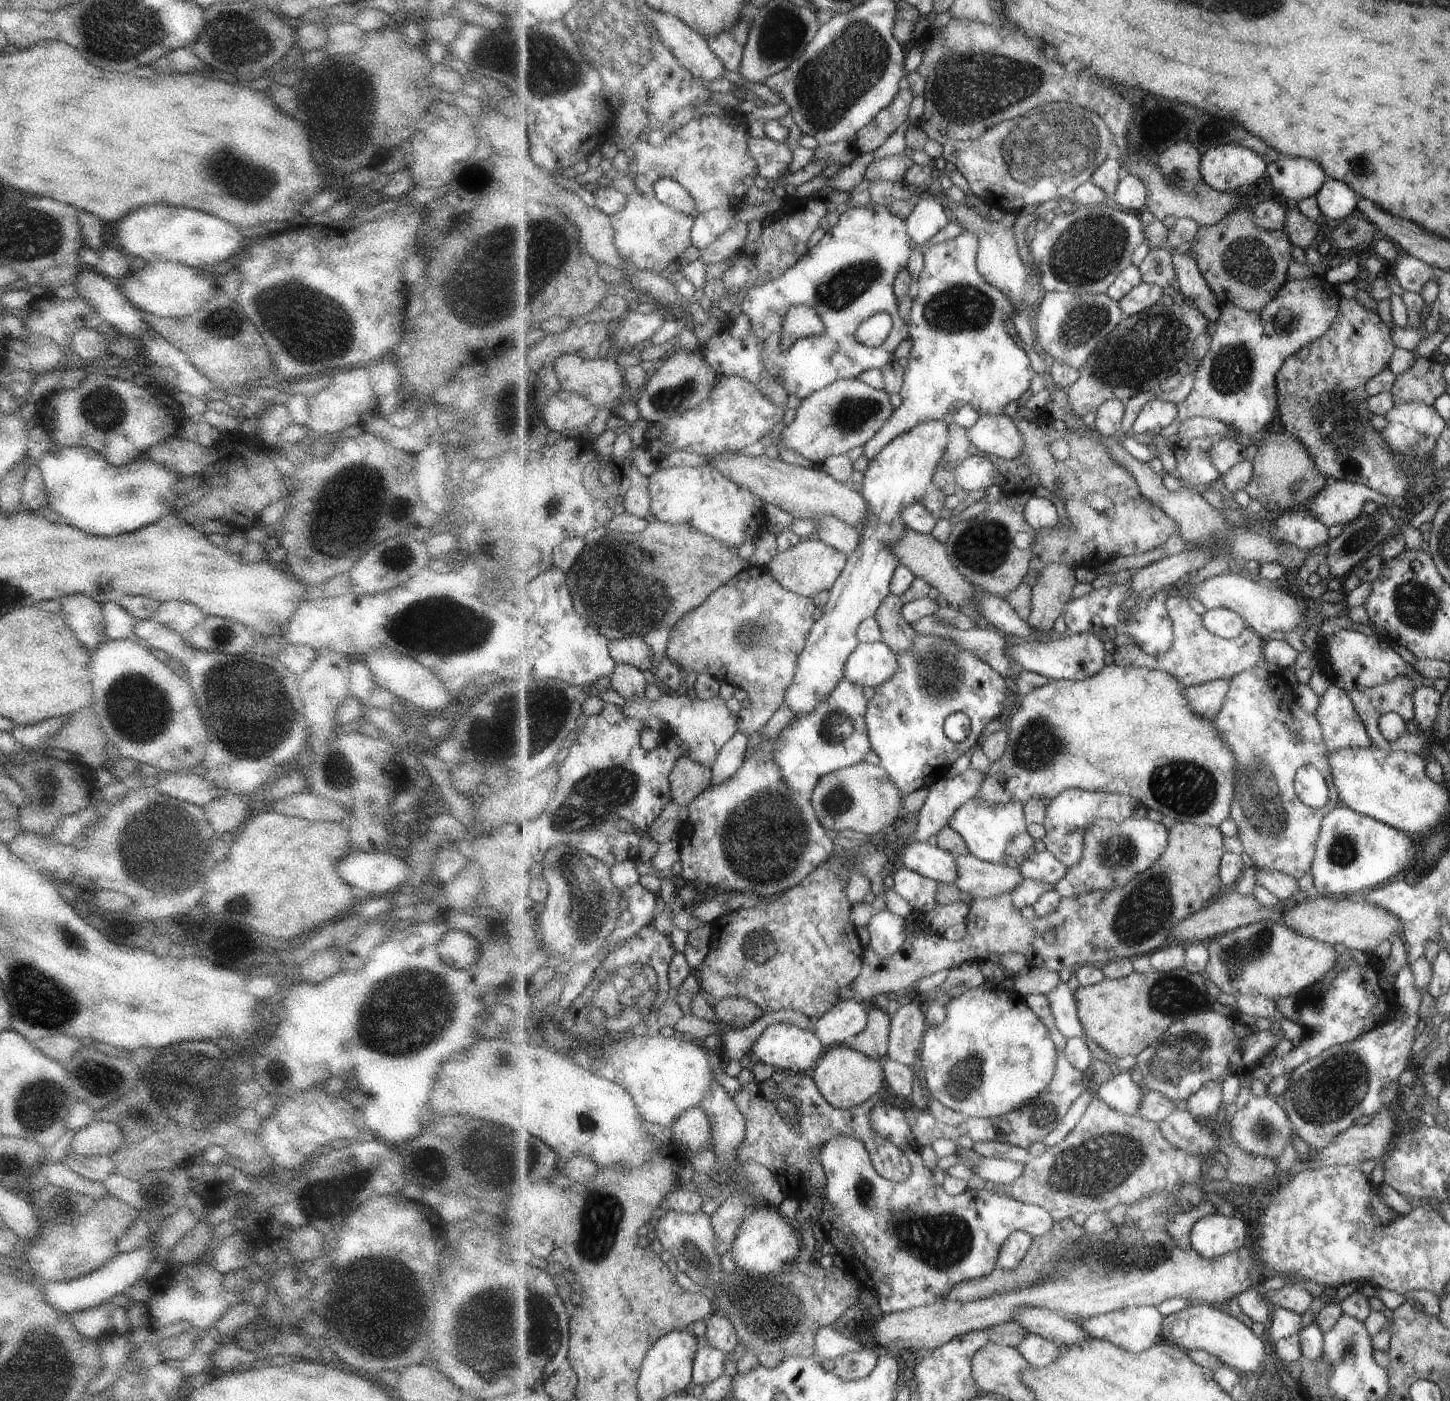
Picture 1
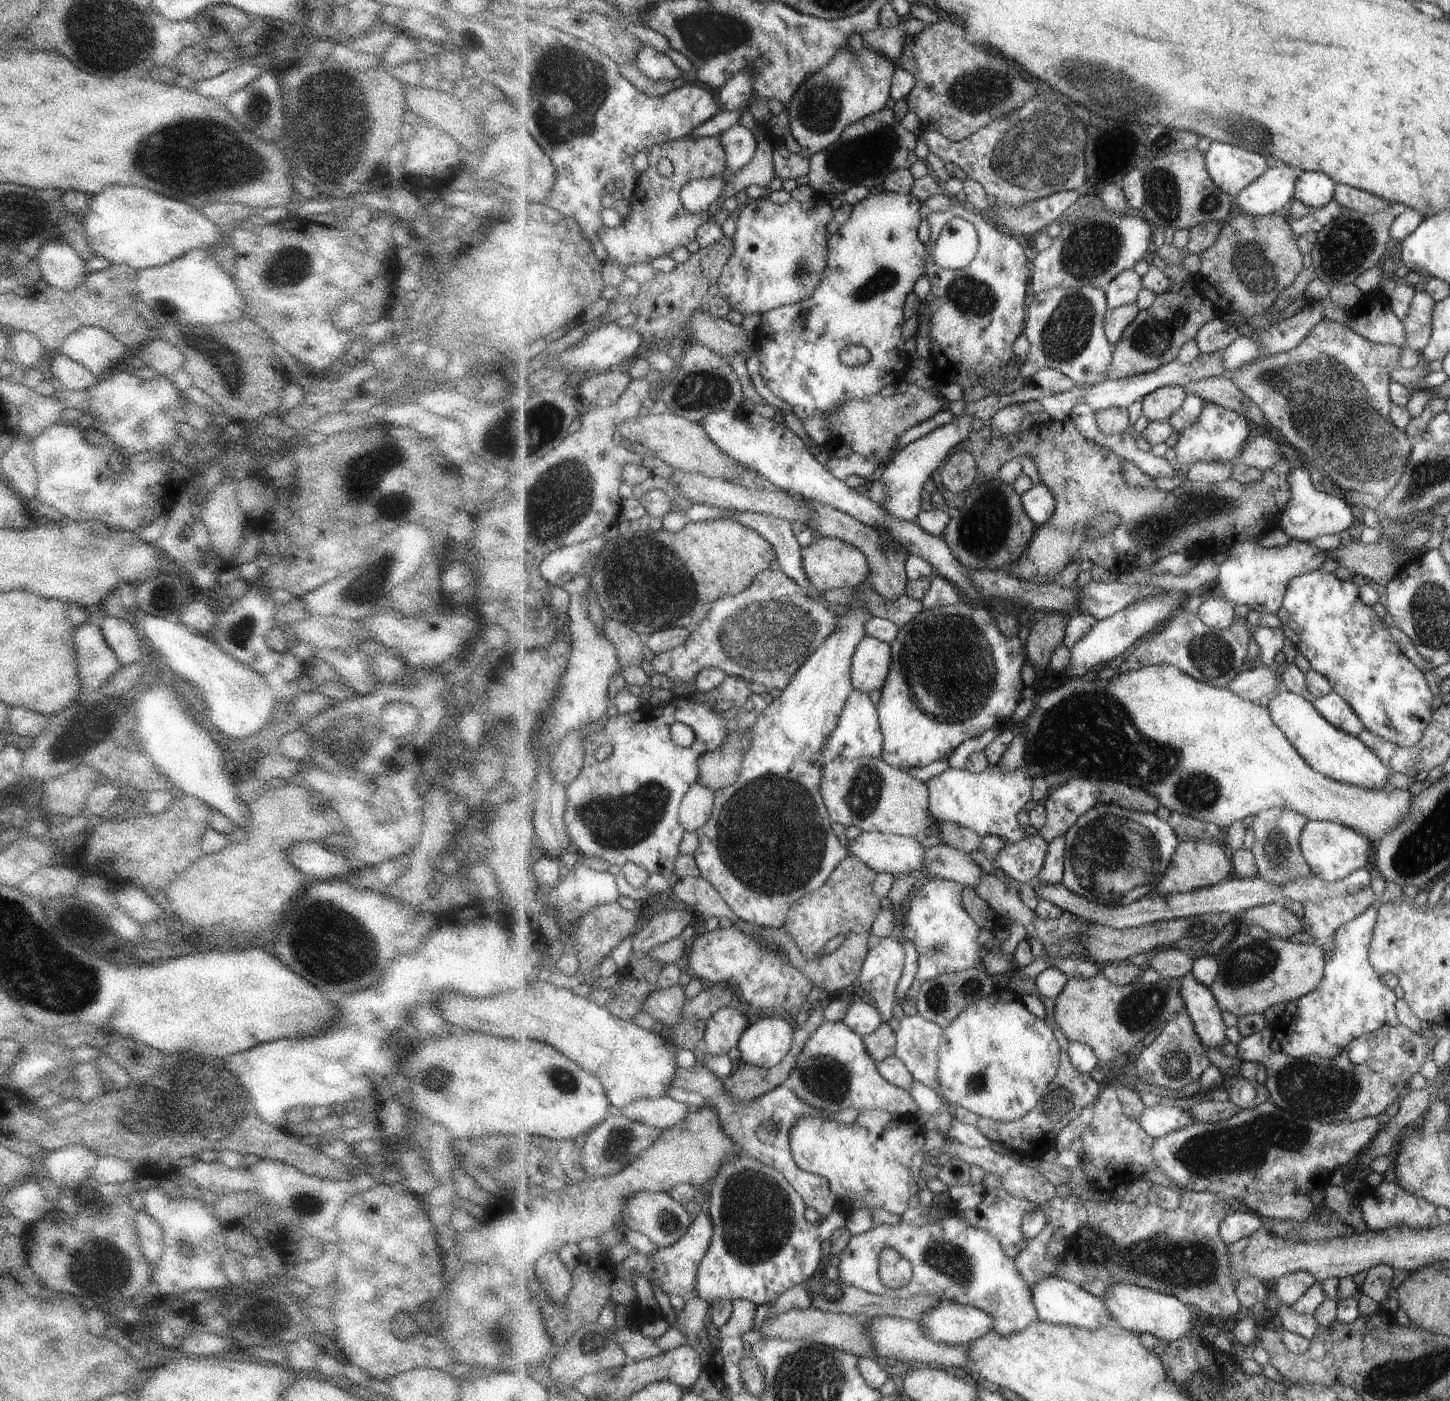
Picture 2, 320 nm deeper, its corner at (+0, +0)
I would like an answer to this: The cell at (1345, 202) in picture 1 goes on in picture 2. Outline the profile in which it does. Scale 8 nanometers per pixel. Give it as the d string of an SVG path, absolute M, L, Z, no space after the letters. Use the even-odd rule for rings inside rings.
M1303 171L1294 184L1293 200L1314 209L1325 206L1333 200L1335 187L1333 178L1319 171Z

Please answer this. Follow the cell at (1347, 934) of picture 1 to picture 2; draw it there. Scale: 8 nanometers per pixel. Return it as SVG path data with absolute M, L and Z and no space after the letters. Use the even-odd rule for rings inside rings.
M1265 903L1249 910L1238 916L1248 925L1261 926L1269 932L1271 936L1283 937L1284 939L1295 936L1297 932L1305 932L1304 918L1299 918L1287 903Z

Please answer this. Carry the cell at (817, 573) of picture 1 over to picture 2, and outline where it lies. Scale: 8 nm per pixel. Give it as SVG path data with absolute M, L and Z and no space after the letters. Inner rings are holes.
M821 536L808 547L803 547L802 553L804 569L819 592L827 589L856 589L869 581L871 567L866 553L844 539Z

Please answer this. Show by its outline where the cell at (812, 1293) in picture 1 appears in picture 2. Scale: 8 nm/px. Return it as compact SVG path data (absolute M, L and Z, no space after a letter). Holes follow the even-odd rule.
M637 1191L626 1200L621 1218L629 1229L644 1234L658 1247L677 1242L689 1230L693 1219L686 1205L675 1200L667 1191Z

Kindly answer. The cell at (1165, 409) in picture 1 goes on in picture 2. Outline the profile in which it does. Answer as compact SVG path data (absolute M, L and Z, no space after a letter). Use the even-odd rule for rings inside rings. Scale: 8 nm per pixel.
M1181 385L1158 388L1142 399L1142 414L1152 421L1168 421L1188 396L1186 387Z

